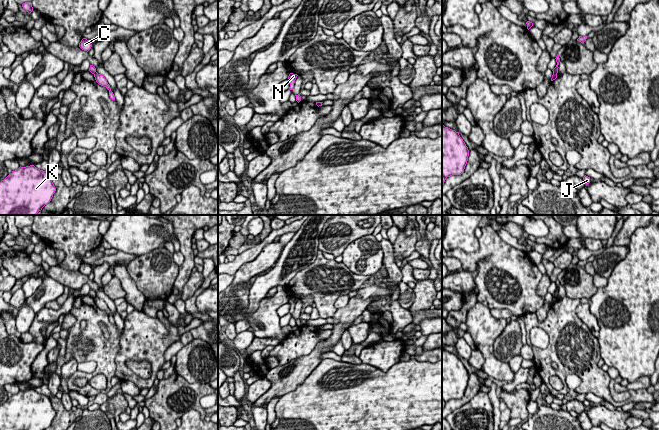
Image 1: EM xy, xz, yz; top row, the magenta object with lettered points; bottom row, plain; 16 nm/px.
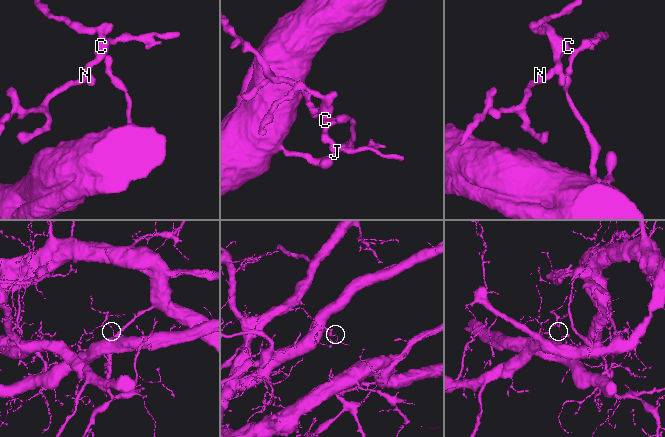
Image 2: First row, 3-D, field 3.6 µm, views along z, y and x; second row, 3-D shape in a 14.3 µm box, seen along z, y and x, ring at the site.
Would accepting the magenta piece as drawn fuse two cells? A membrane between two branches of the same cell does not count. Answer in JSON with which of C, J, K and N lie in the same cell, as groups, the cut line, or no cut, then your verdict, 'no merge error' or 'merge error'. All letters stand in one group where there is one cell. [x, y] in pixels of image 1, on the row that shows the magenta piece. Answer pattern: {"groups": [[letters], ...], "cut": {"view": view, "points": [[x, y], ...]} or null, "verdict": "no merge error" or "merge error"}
{"groups": [["C", "N"], ["J", "K"]], "cut": {"view": "xz", "points": [[318, 102], [320, 105]]}, "verdict": "merge error"}

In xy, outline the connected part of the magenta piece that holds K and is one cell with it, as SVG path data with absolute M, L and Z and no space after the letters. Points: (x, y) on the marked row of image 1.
M34 165L20 166L0 182L0 215L36 215L51 201L55 191L48 172Z

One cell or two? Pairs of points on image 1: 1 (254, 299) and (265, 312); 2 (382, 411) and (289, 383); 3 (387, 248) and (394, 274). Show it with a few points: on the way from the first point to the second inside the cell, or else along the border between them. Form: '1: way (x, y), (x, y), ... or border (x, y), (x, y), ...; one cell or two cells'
1: border (265, 296), (248, 316), (249, 326); two cells
2: border (314, 368), (293, 390), (280, 397); two cells
3: way (388, 254), (388, 261), (392, 268); one cell

